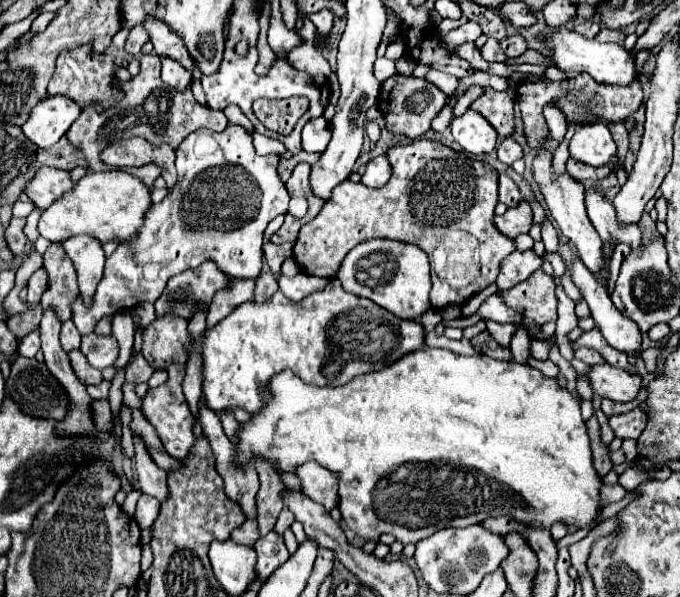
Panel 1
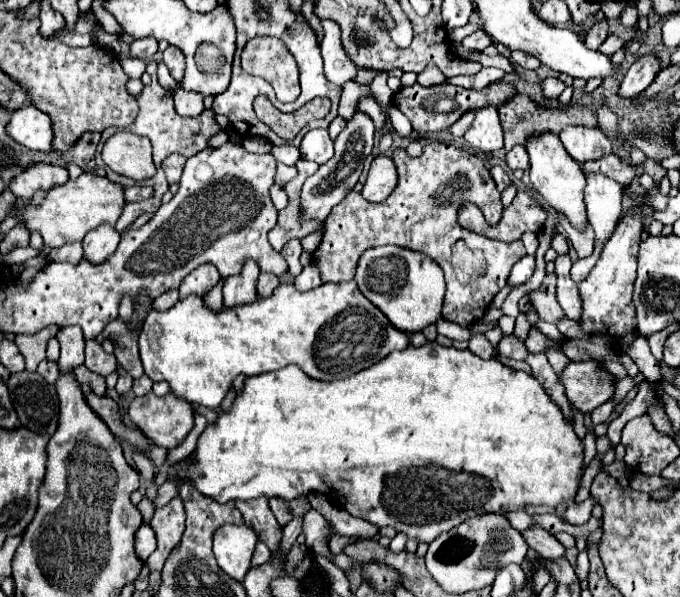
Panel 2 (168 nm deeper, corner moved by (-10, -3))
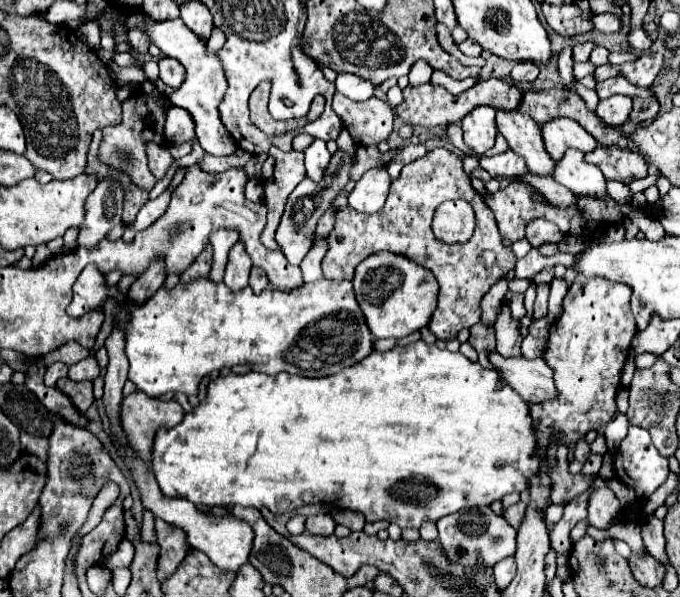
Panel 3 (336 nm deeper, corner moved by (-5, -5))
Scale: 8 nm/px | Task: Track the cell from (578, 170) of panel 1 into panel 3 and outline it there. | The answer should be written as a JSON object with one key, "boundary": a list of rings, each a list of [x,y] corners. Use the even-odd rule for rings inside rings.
{"boundary":[[[597,146],[585,154],[587,162],[599,166],[609,180],[629,184],[635,178],[647,176],[647,160],[633,150],[621,150],[617,146]]]}

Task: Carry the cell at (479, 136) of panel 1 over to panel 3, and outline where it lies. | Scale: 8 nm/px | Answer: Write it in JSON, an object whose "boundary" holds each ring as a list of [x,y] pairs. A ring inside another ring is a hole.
{"boundary":[[[491,106],[473,108],[461,120],[461,130],[463,130],[465,144],[473,148],[479,156],[483,156],[495,144],[495,136],[497,136],[495,108]]]}

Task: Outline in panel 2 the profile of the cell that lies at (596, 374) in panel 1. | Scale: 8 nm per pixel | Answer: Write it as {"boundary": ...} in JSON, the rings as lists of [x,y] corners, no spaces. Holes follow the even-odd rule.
{"boundary":[[[594,360],[572,362],[560,380],[566,388],[568,400],[584,414],[612,400],[616,392],[616,376]]]}

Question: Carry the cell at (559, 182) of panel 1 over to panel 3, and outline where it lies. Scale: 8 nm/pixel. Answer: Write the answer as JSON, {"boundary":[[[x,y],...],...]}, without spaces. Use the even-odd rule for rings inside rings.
{"boundary":[[[497,110],[495,124],[499,134],[507,140],[509,148],[523,156],[531,174],[549,176],[555,160],[543,150],[543,138],[539,134],[539,124],[533,122],[527,114],[521,112],[505,112]]]}

